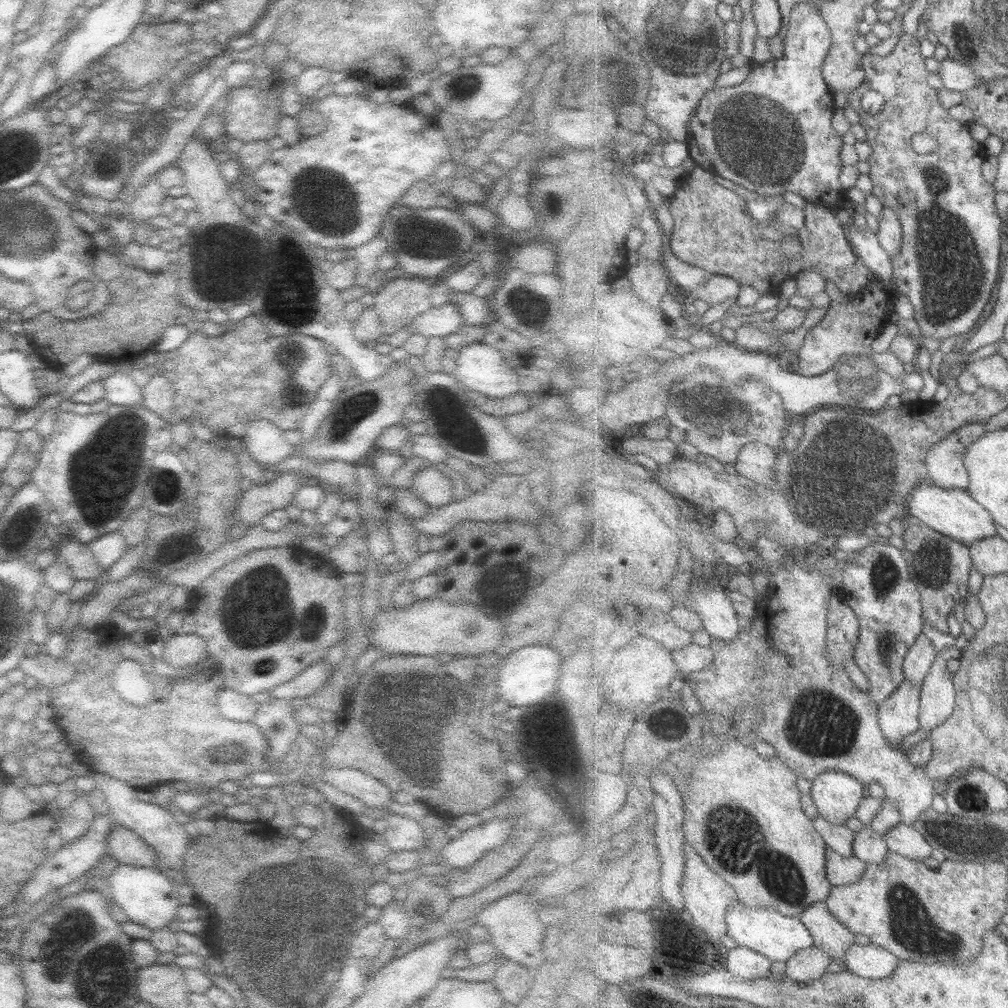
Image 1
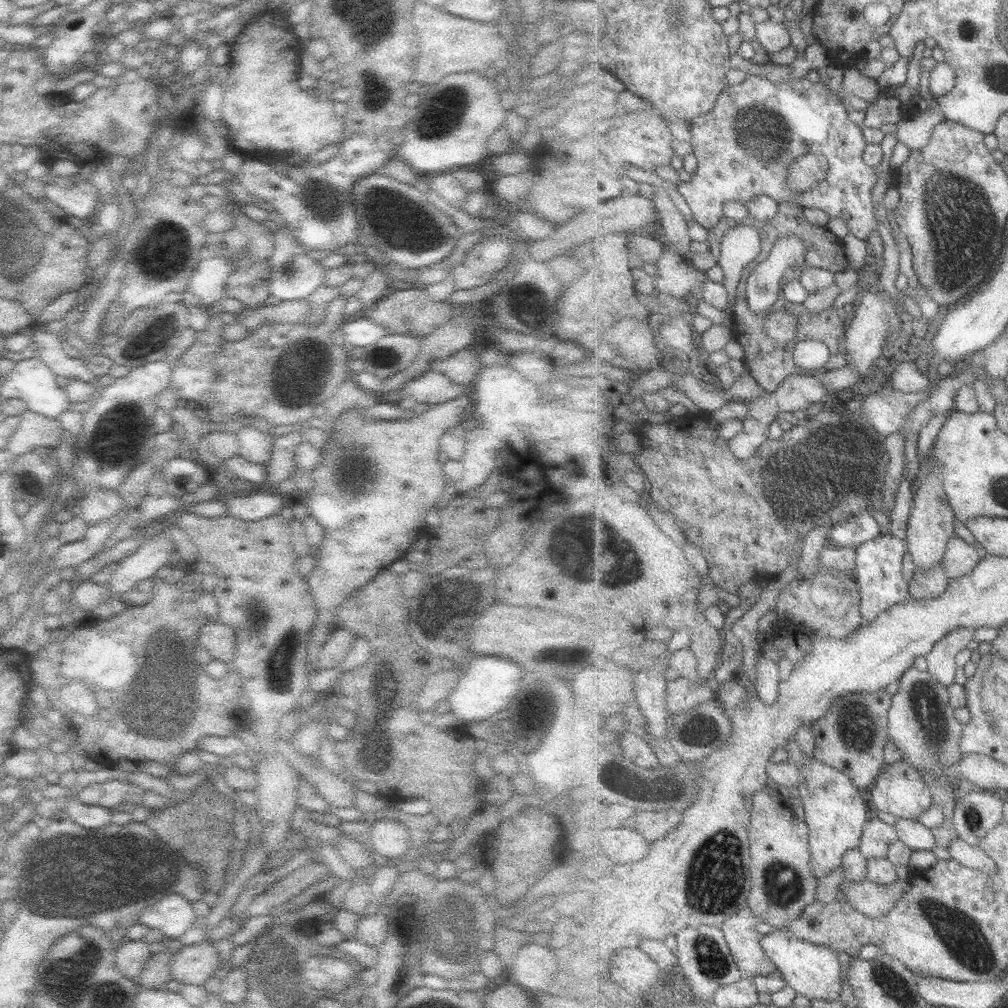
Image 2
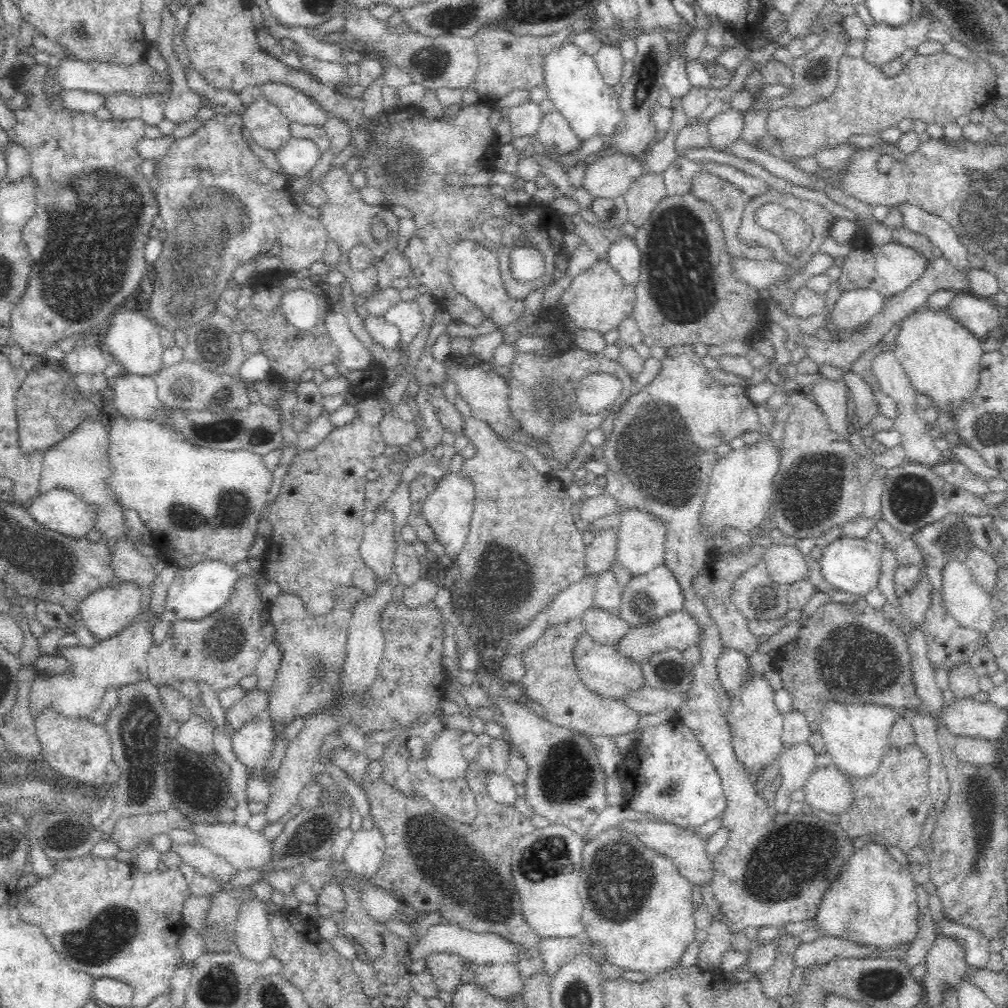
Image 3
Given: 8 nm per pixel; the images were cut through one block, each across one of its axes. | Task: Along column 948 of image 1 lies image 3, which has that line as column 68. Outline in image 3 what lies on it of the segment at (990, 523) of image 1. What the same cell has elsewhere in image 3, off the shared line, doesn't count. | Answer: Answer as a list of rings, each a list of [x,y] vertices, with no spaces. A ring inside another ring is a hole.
[[[53,488],[34,495],[26,505],[28,514],[42,527],[63,536],[84,538],[94,530],[93,514],[70,489]]]

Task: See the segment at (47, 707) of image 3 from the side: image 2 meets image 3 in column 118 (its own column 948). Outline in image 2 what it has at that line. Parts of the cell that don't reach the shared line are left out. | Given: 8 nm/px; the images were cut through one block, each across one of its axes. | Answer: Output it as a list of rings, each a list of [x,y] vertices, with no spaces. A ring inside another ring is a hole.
[[[959,627],[939,640],[926,656],[931,677],[948,688],[956,684],[955,672],[959,668],[955,664],[955,658],[961,650],[968,648],[969,643],[973,642],[973,638],[975,638],[974,628]]]

